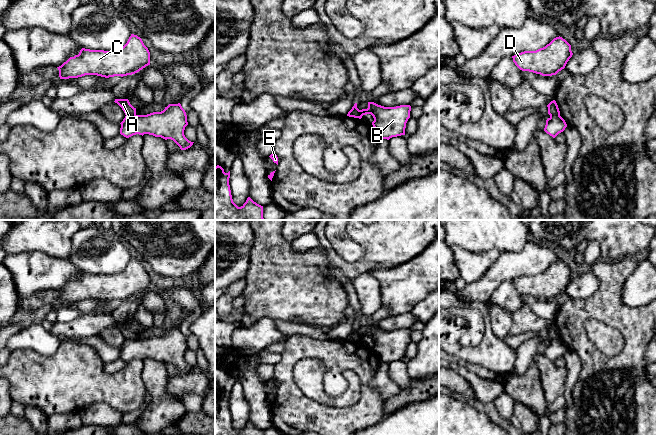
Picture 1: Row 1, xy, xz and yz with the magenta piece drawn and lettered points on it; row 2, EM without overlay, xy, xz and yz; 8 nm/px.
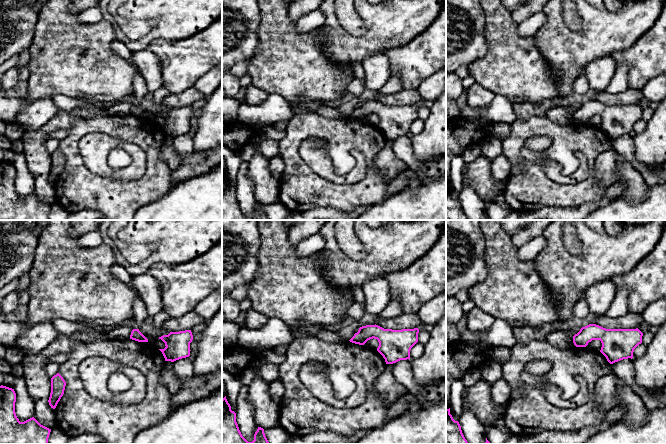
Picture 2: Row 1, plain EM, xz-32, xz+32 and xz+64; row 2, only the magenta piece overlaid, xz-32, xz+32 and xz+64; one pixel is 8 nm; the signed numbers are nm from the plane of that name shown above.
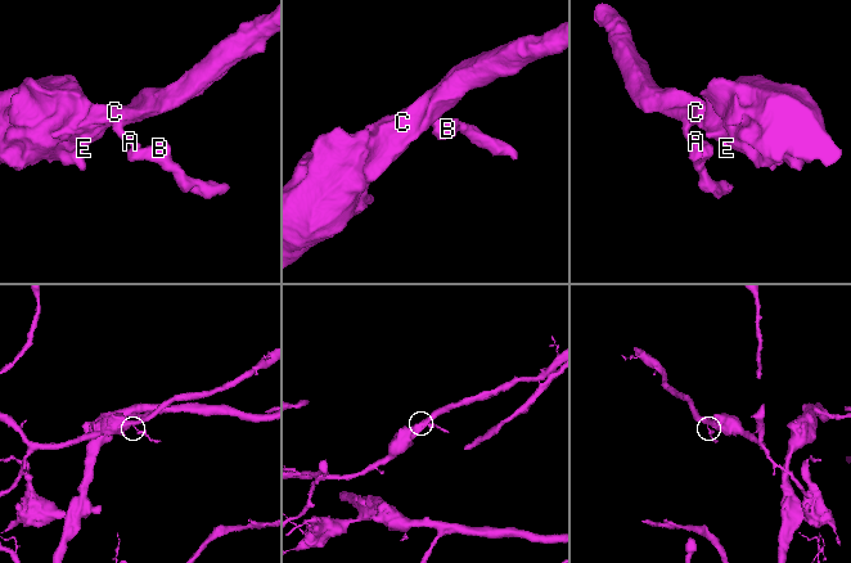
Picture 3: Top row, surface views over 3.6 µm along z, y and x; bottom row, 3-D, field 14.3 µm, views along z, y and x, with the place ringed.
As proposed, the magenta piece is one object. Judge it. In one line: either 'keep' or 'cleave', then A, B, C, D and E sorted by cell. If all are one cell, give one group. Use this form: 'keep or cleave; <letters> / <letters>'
cleave; A C D E / B

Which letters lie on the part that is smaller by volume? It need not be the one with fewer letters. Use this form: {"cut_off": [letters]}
{"cut_off": ["B"]}

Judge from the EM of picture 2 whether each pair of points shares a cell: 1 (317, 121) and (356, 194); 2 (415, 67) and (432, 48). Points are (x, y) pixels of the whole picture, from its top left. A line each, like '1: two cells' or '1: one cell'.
1: one cell
2: one cell

